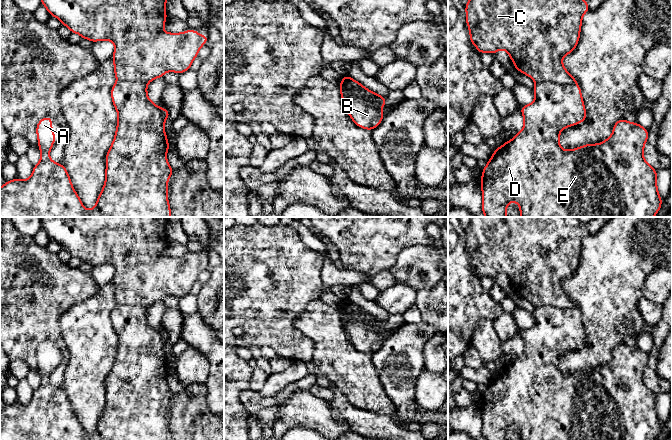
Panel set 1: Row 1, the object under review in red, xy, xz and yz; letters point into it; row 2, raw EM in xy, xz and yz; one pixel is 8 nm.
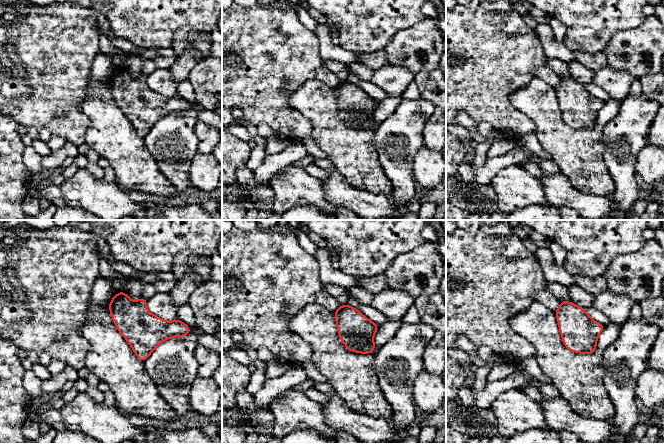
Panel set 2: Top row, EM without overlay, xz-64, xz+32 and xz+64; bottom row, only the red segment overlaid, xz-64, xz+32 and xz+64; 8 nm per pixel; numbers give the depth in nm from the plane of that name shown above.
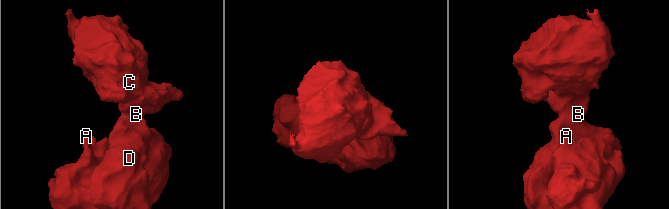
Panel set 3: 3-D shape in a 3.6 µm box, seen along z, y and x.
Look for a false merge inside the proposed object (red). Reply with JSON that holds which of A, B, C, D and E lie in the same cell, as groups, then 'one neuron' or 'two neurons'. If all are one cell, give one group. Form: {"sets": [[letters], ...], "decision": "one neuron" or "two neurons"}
{"sets": [["A", "D", "E"], ["B", "C"]], "decision": "two neurons"}

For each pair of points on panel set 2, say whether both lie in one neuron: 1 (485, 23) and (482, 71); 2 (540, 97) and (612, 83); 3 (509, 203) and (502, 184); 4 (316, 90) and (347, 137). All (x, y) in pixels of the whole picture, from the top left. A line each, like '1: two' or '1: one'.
1: one
2: two
3: one
4: one

